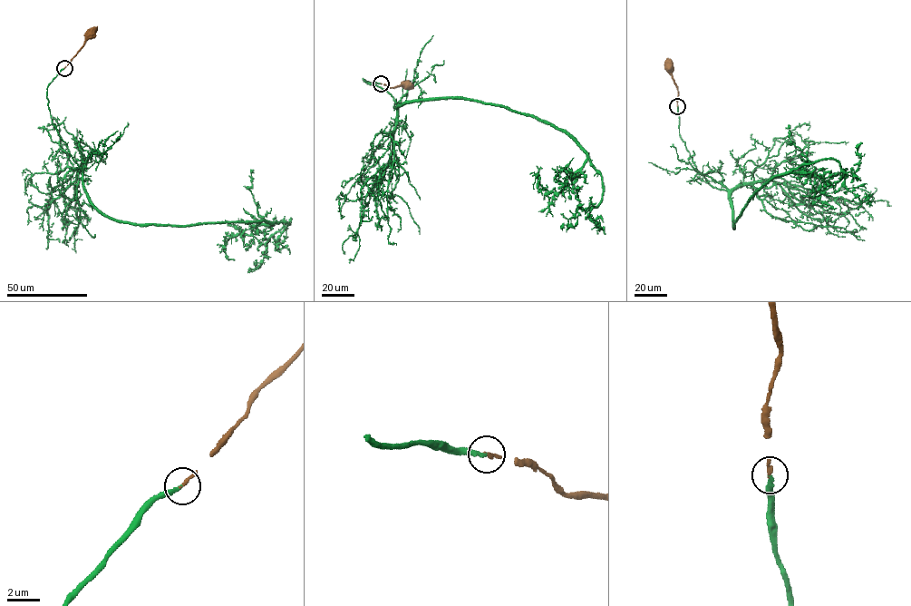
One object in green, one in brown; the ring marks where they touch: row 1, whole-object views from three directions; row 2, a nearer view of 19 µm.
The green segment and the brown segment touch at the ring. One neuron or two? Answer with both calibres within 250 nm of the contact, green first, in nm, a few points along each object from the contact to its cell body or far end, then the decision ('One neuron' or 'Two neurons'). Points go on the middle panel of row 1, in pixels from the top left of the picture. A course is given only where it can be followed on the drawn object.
Thickness 240 nm (green) against 200 nm. Course of green: (381, 83), (363, 78), (397, 105), (470, 98), (564, 130), (600, 174), (602, 196), (562, 229). Course of brown: (381, 83), (392, 88), (406, 82), (407, 83). One neuron

